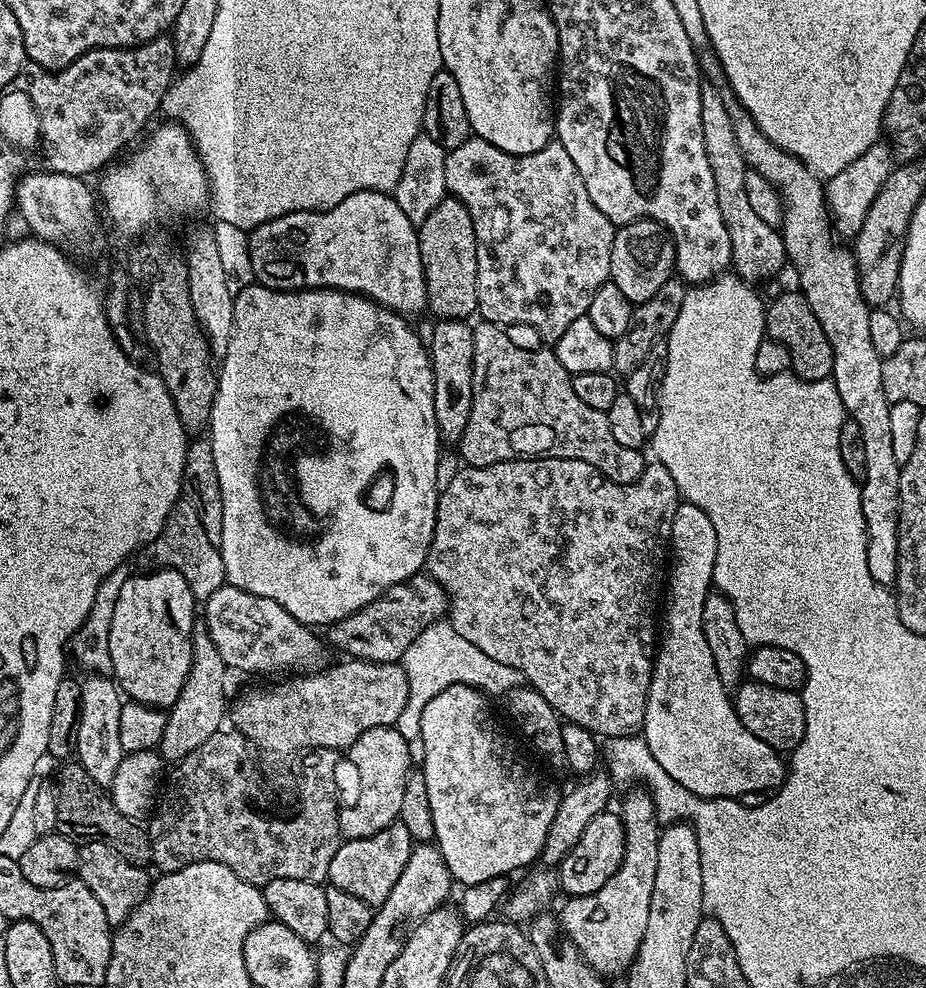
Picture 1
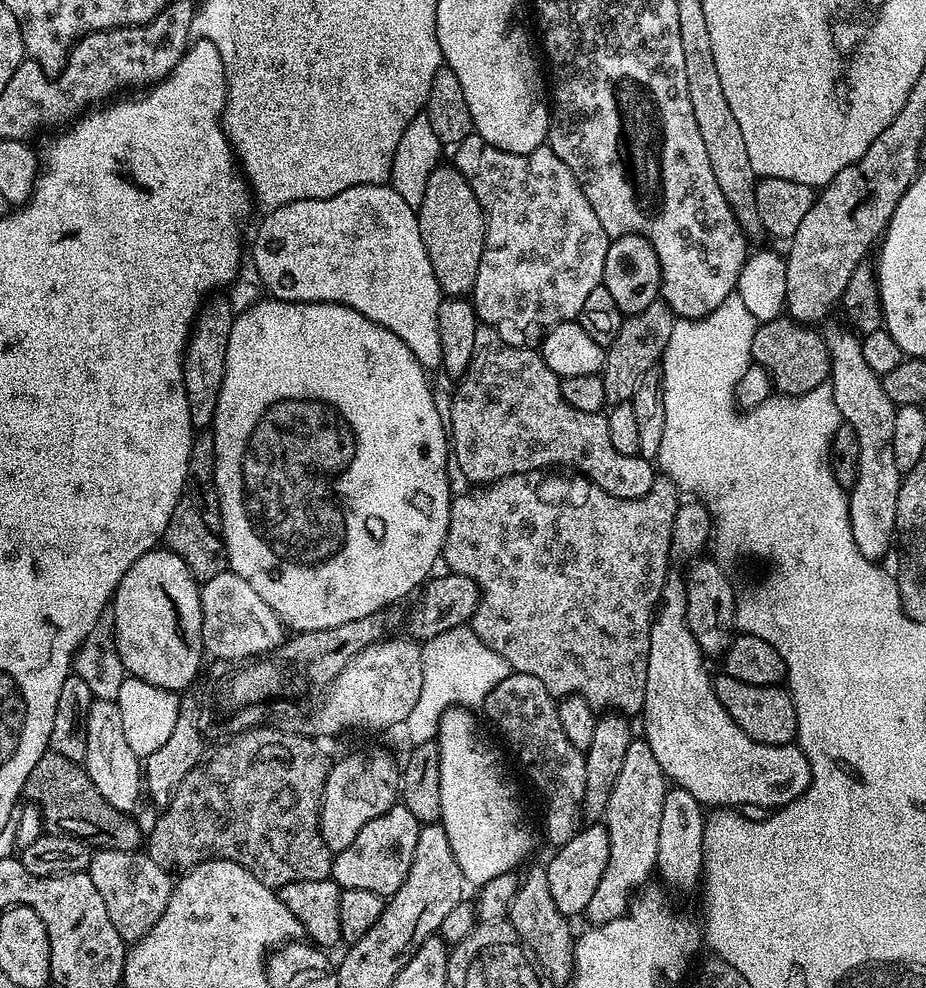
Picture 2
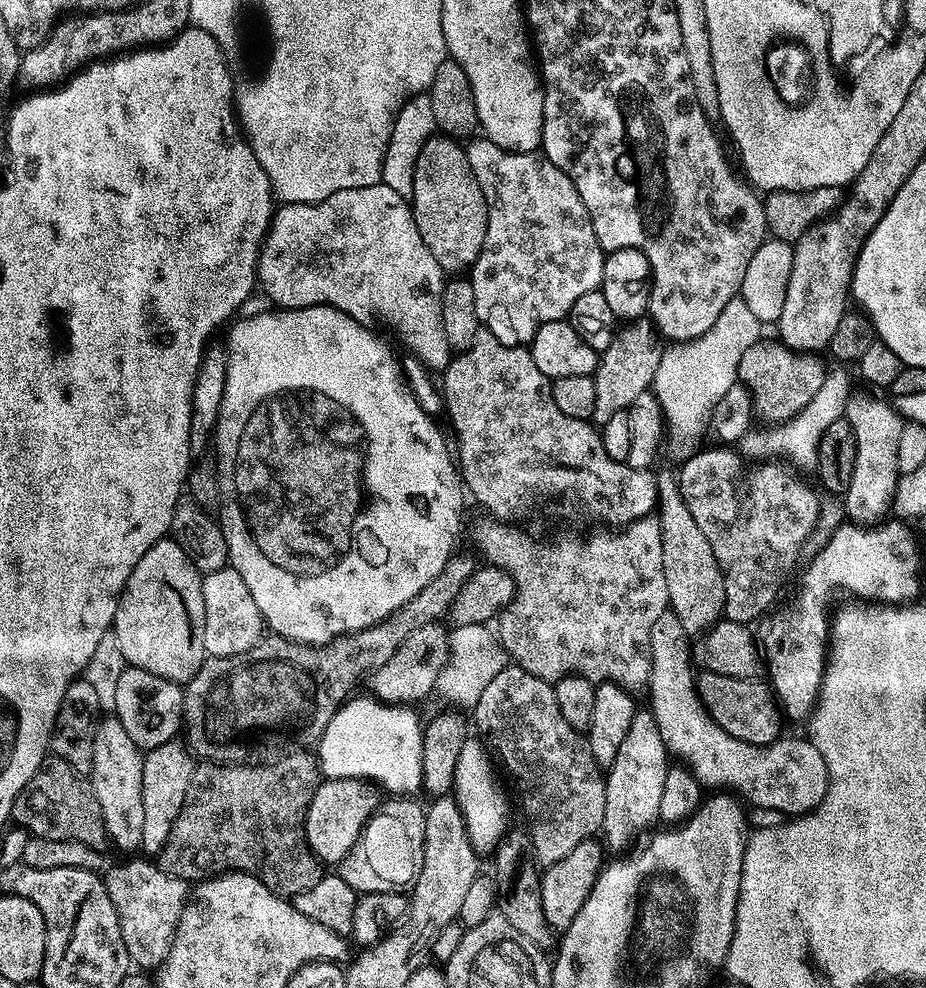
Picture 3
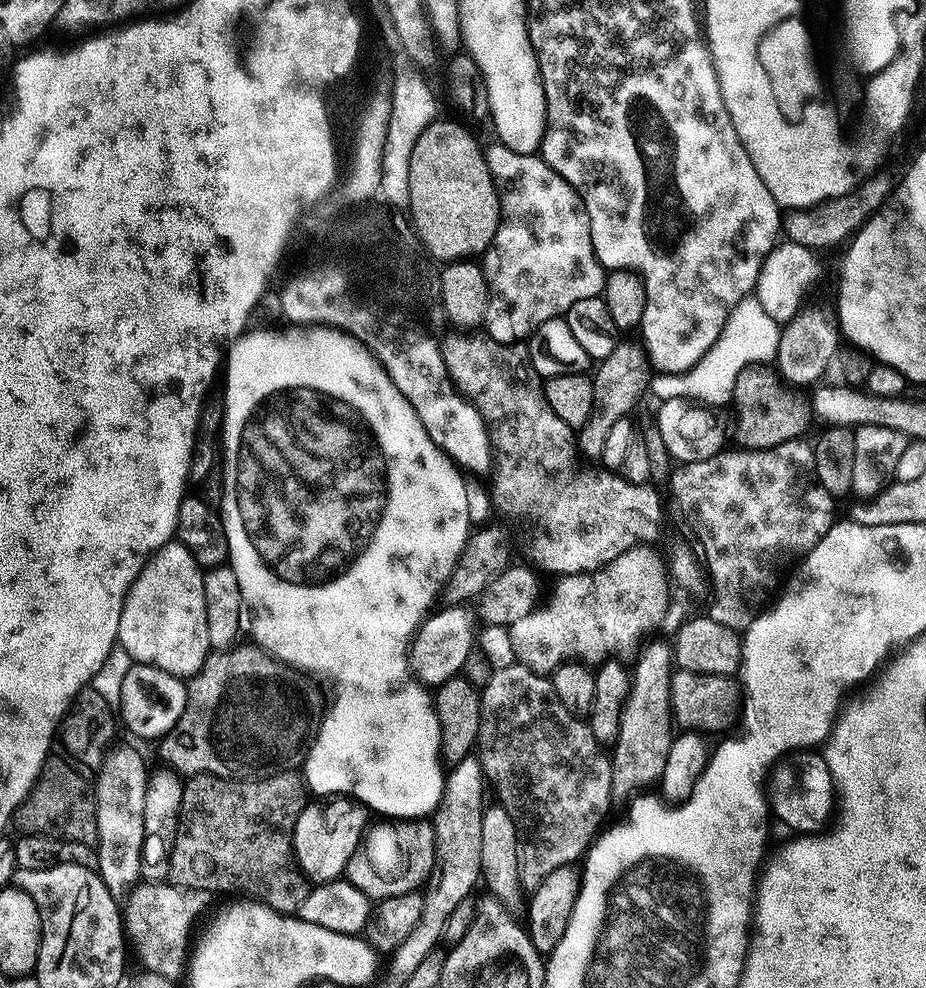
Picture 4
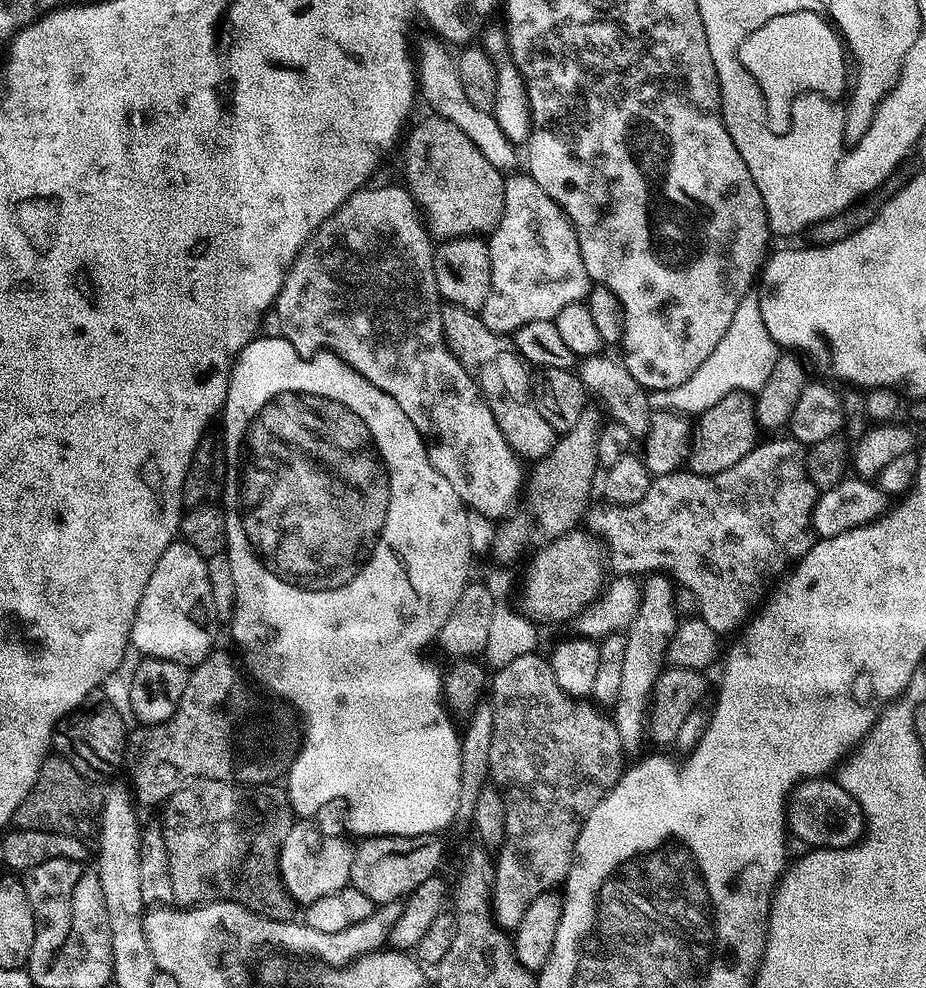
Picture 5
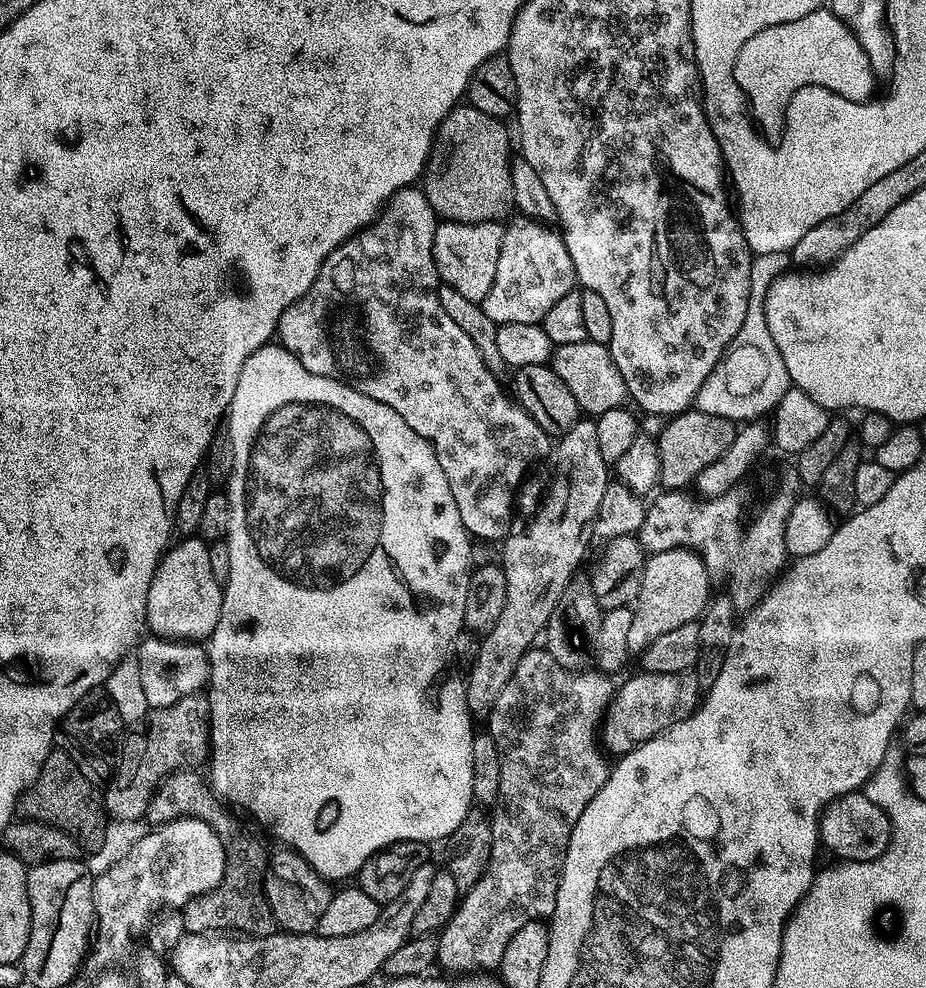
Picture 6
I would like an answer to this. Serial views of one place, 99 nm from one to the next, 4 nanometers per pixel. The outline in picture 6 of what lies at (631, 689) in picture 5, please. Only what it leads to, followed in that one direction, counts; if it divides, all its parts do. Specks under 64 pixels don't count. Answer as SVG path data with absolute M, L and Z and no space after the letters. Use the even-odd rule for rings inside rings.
M689 548L651 553L644 561L642 586L632 608L634 622L630 626L628 638L629 653L643 654L656 638L666 634L666 630L699 621L710 603L708 588L710 581L706 566L700 556Z

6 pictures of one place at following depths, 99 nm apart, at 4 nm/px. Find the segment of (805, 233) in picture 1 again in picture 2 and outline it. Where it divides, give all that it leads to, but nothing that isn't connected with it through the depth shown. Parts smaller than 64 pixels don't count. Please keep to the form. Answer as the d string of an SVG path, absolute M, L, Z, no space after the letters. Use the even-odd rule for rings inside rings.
M825 323L822 328L832 363L832 393L841 421L858 434L860 451L858 482L850 489L848 498L855 551L860 552L861 561L880 560L887 554L888 547L894 544L898 490L902 479L898 466L894 466L894 414L897 405L886 394L880 375L866 366L861 337L847 327L839 328L832 323Z

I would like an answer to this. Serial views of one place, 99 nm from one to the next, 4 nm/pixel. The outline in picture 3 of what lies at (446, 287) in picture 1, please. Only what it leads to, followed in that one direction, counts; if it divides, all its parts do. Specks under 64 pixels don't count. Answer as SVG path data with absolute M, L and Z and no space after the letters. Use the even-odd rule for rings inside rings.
M435 134L422 146L418 154L413 174L413 196L410 199L414 222L418 226L418 234L422 234L422 242L434 254L438 266L442 266L445 274L460 274L471 269L482 250L482 242L486 242L488 229L488 207L482 194L482 186L478 186L478 178L474 178L474 170L470 168L465 145L459 139L443 134Z

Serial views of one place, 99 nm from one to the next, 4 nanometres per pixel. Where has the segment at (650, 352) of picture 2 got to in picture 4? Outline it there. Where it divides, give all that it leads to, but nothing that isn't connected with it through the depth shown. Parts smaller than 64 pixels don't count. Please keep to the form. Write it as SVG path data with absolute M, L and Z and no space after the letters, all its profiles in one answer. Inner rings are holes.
M617 343L616 349L604 360L599 361L597 372L593 373L595 407L583 426L578 430L578 450L592 460L599 459L603 443L615 422L625 419L635 406L640 394L645 392L650 380L650 365L641 347L636 343Z

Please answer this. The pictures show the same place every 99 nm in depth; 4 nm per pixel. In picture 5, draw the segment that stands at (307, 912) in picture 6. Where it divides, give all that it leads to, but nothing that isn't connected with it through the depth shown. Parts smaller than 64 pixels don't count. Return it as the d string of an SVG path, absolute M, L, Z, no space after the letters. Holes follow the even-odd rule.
M293 823L290 834L286 834L286 842L282 842L280 851L280 881L284 889L297 905L307 906L318 902L318 898L326 898L326 894L334 894L334 890L342 890L350 884L350 866L352 865L353 845L342 840L334 840L330 836L323 836L316 828L311 828L311 823Z

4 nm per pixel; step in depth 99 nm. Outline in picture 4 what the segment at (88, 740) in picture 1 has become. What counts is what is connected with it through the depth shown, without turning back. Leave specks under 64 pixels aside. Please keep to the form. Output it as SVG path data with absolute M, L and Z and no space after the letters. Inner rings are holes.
M113 747L104 764L95 773L96 817L98 818L98 869L106 890L117 902L136 887L141 879L141 856L143 854L143 807L150 777L144 770L144 760L132 748Z

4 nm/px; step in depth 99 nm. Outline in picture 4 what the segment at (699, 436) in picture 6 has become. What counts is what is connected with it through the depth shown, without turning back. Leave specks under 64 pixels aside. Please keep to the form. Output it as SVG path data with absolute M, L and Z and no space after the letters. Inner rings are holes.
M746 370L738 374L738 382L734 382L730 408L736 411L736 440L740 443L737 445L741 449L773 448L782 442L805 435L804 426L810 414L805 401L803 404L802 401L792 400L790 395L779 392L779 381L771 371L769 372L768 370Z

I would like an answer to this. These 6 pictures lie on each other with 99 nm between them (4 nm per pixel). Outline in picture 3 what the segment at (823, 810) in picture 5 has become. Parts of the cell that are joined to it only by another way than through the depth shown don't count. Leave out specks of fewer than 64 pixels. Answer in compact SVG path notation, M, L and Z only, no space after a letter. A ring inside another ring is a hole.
M669 610L662 614L662 618L658 618L658 622L654 622L654 630L650 632L650 646L652 647L652 676L648 680L648 688L650 693L652 692L652 705L650 705L650 711L653 717L655 717L658 722L658 730L662 734L662 740L666 747L668 747L669 753L673 757L683 756L685 763L692 769L695 773L697 780L700 781L701 785L707 786L708 784L712 787L712 790L733 790L735 793L748 796L747 803L749 805L757 804L760 808L769 808L772 812L781 812L781 817L784 818L795 818L798 816L806 816L815 812L816 808L819 807L821 802L826 798L828 793L828 771L826 770L826 762L822 758L822 754L818 754L818 746L814 746L811 739L805 738L804 740L800 736L788 736L785 735L783 738L775 740L772 744L747 744L742 742L738 738L734 738L730 734L726 734L722 730L722 726L718 726L710 718L704 707L701 706L700 697L696 693L696 676L692 668L694 669L694 652L690 647L688 648L688 640L690 640L690 633L686 630L682 630L682 622L678 622L678 618L674 613Z

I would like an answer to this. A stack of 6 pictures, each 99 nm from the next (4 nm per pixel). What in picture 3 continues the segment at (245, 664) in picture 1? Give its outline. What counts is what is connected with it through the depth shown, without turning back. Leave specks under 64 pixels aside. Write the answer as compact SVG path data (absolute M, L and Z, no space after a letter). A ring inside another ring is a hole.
M226 566L222 570L203 573L202 598L206 610L204 651L208 656L242 654L260 643L266 625L258 606L254 606L254 598L250 598L250 590L246 590L246 582L242 582L242 574L238 574L236 568Z

